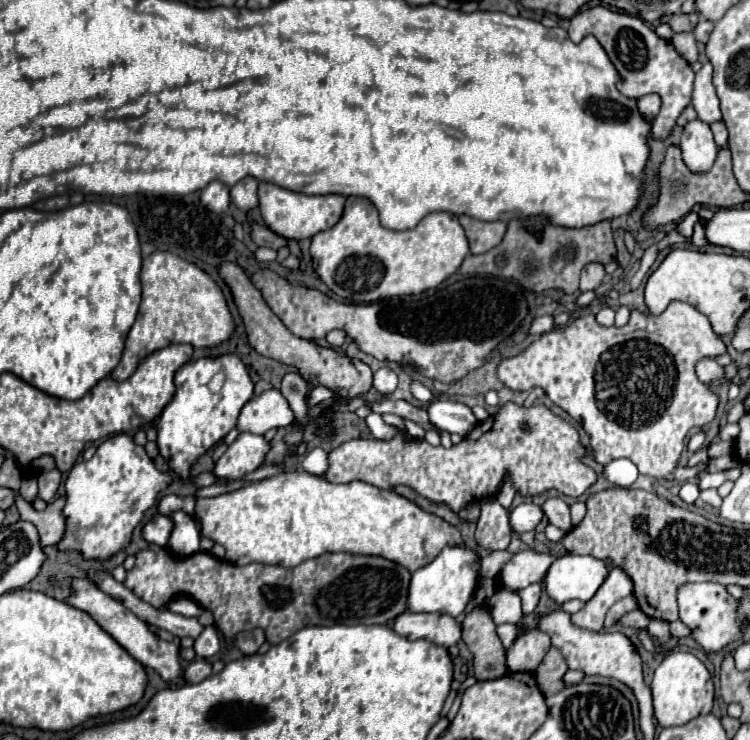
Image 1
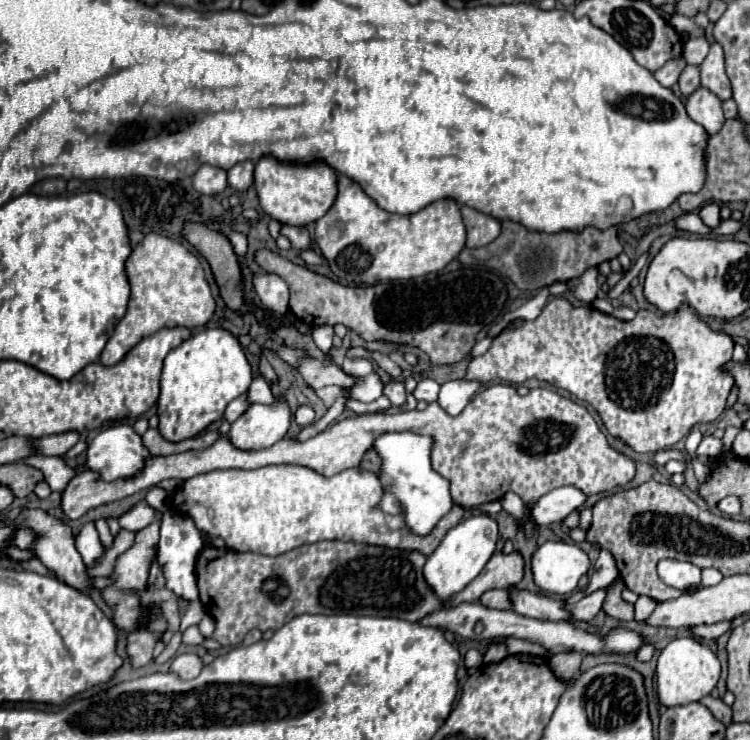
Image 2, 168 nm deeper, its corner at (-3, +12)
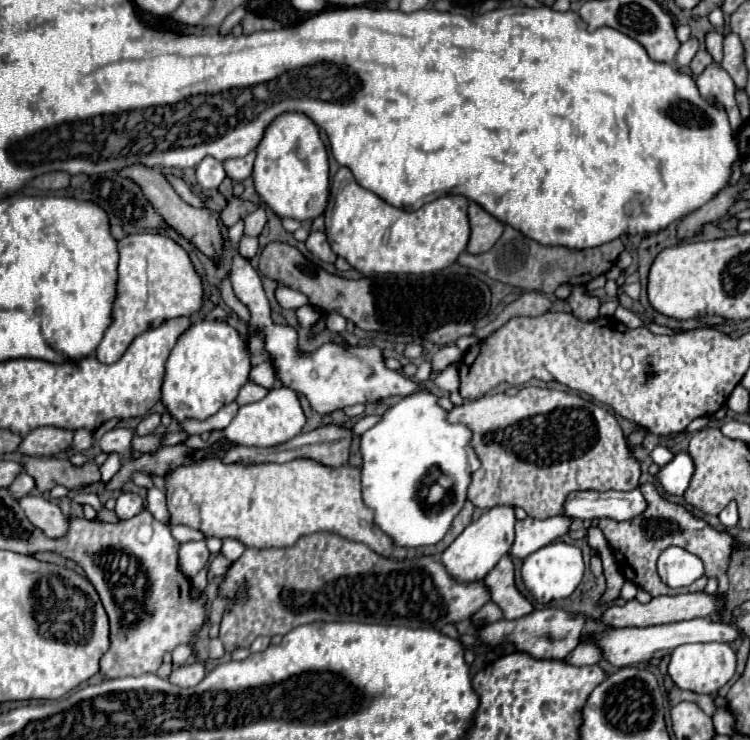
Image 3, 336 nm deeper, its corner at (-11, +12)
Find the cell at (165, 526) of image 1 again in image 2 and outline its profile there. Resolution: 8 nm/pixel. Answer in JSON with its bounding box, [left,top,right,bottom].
[119,501,157,531]

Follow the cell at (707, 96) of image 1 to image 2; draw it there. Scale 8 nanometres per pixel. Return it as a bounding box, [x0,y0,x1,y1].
[701,43,731,101]

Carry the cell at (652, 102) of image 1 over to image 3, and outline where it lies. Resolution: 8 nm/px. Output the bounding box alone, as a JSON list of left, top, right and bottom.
[675,37,699,69]

